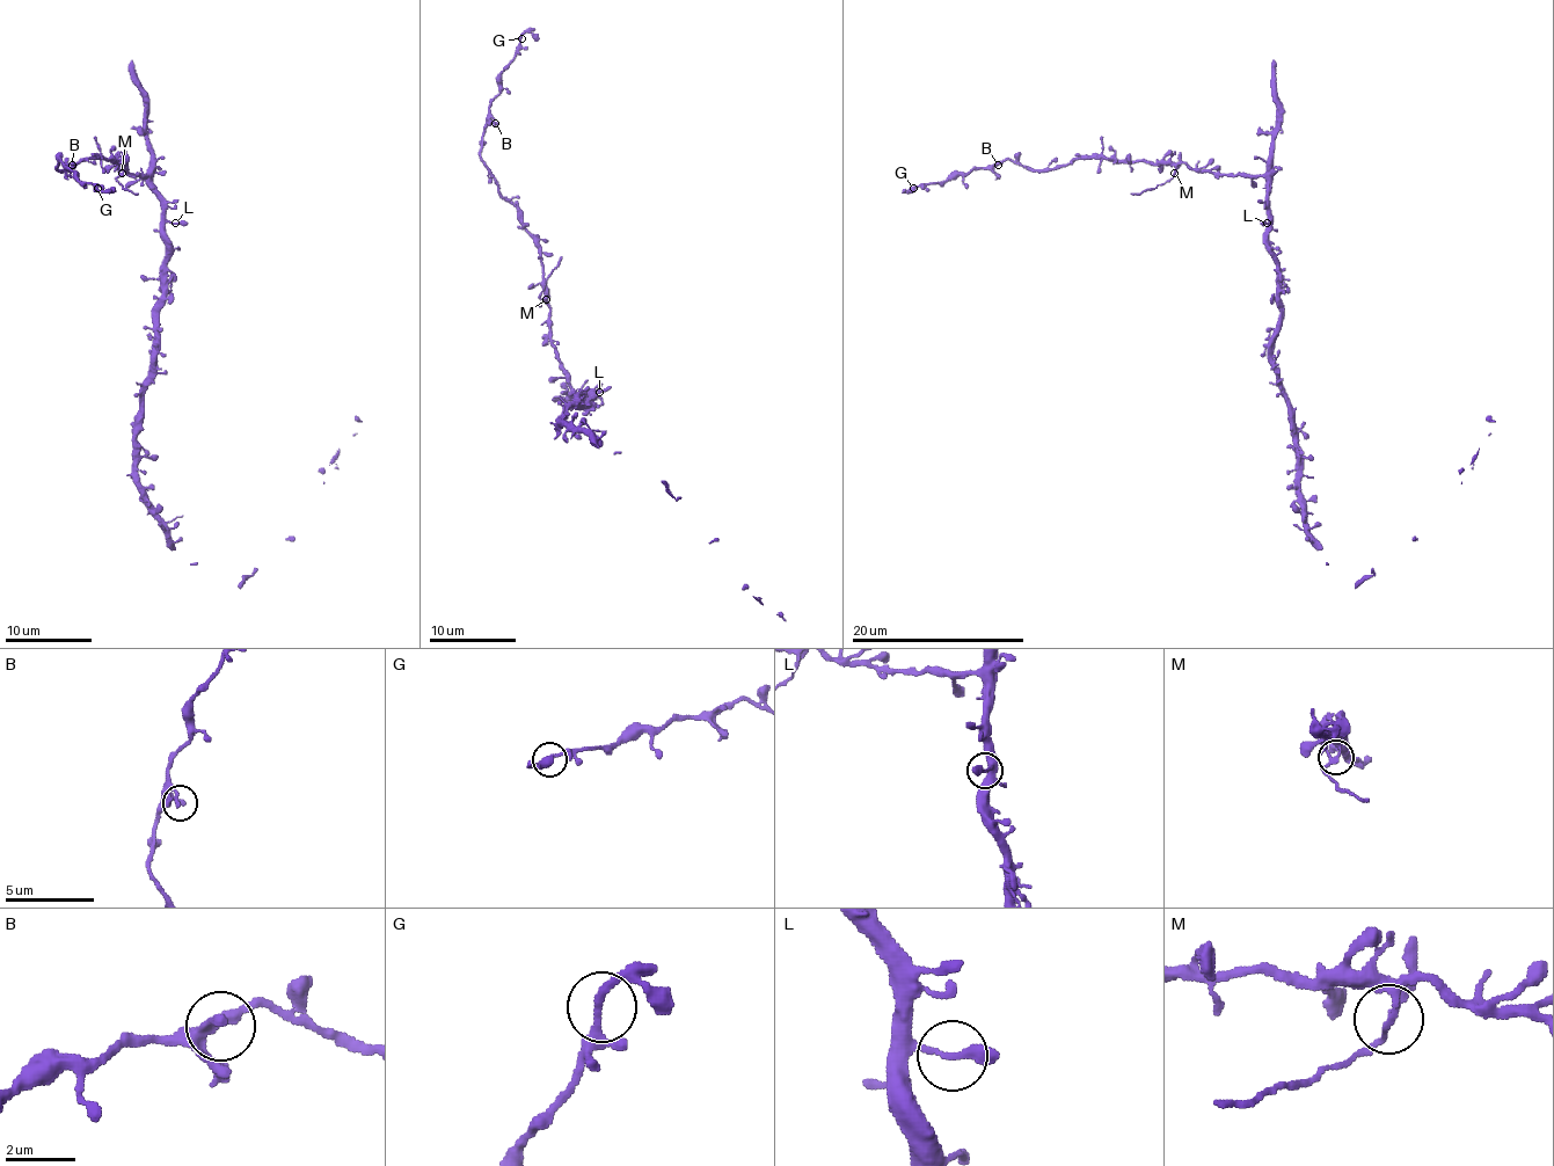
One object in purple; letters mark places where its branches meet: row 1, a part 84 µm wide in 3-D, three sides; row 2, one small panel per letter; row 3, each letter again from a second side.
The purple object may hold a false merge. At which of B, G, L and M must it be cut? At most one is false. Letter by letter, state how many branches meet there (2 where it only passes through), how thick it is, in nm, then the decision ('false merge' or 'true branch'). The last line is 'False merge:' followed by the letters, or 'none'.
B: branches 2; calibre 220 nm; true branch
G: branches 2; calibre 200 nm; true branch
L: branches 2; calibre 240 nm; true branch
M: branches 2; calibre 200 nm; false merge
False merge: M

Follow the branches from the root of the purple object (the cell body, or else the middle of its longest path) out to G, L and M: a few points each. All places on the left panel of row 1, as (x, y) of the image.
G: (157, 323), (162, 197), (147, 175), (132, 175), (119, 160), (85, 158), (72, 169), (58, 162), (97, 188)
L: (157, 323), (162, 292), (165, 223), (175, 223)
M: (157, 323), (165, 257), (162, 197), (147, 175), (132, 175), (125, 169), (125, 162), (122, 173)

